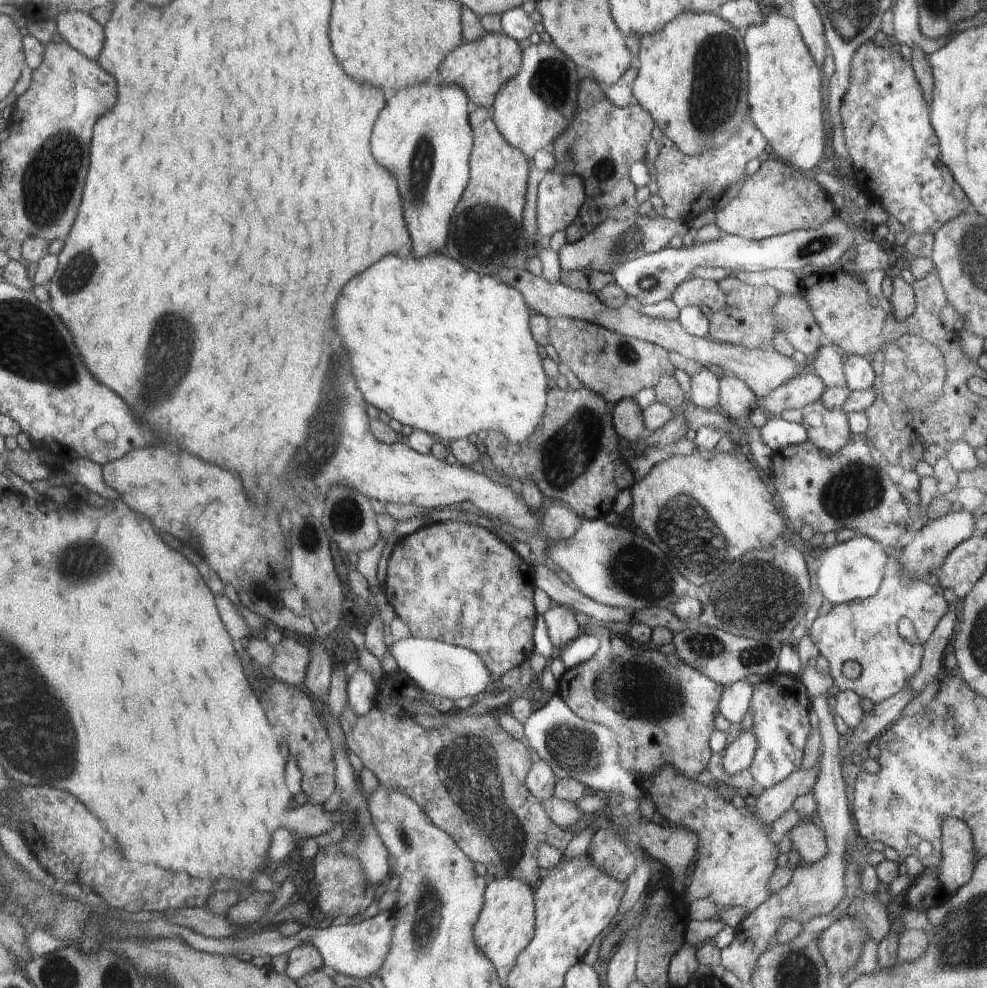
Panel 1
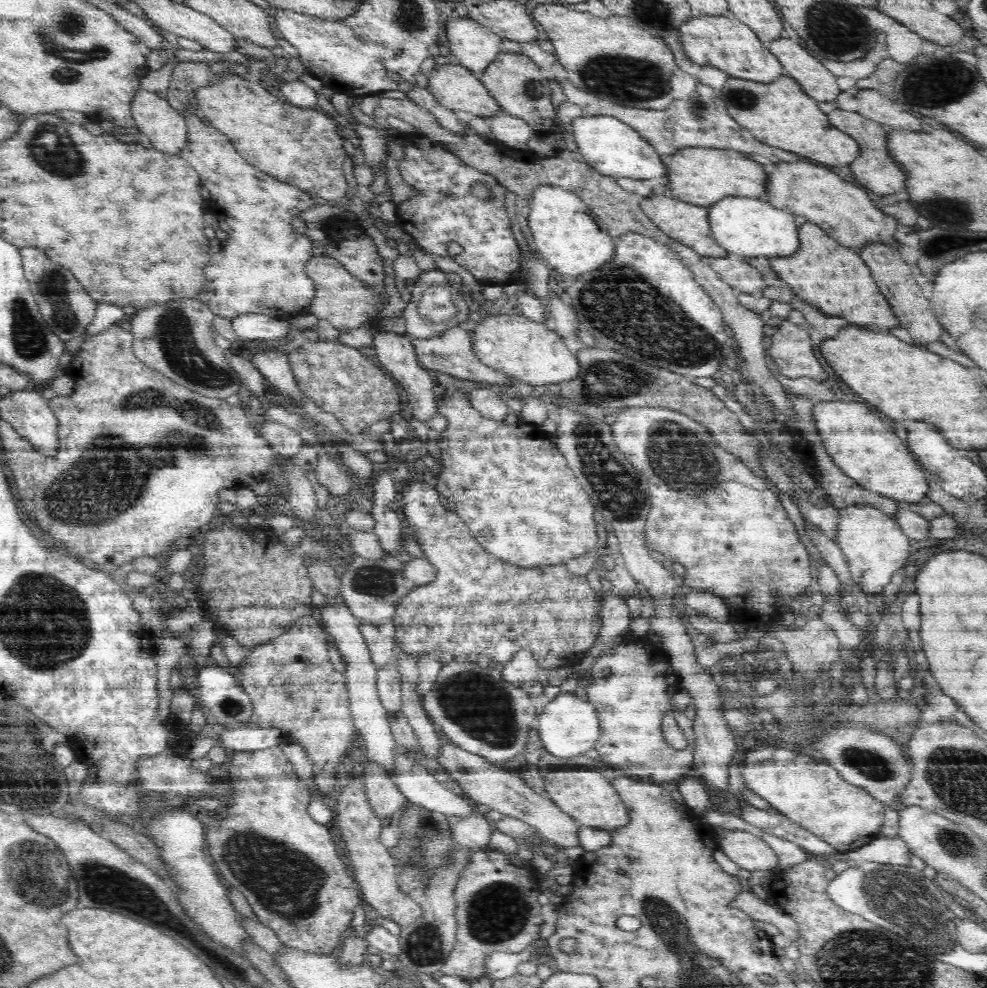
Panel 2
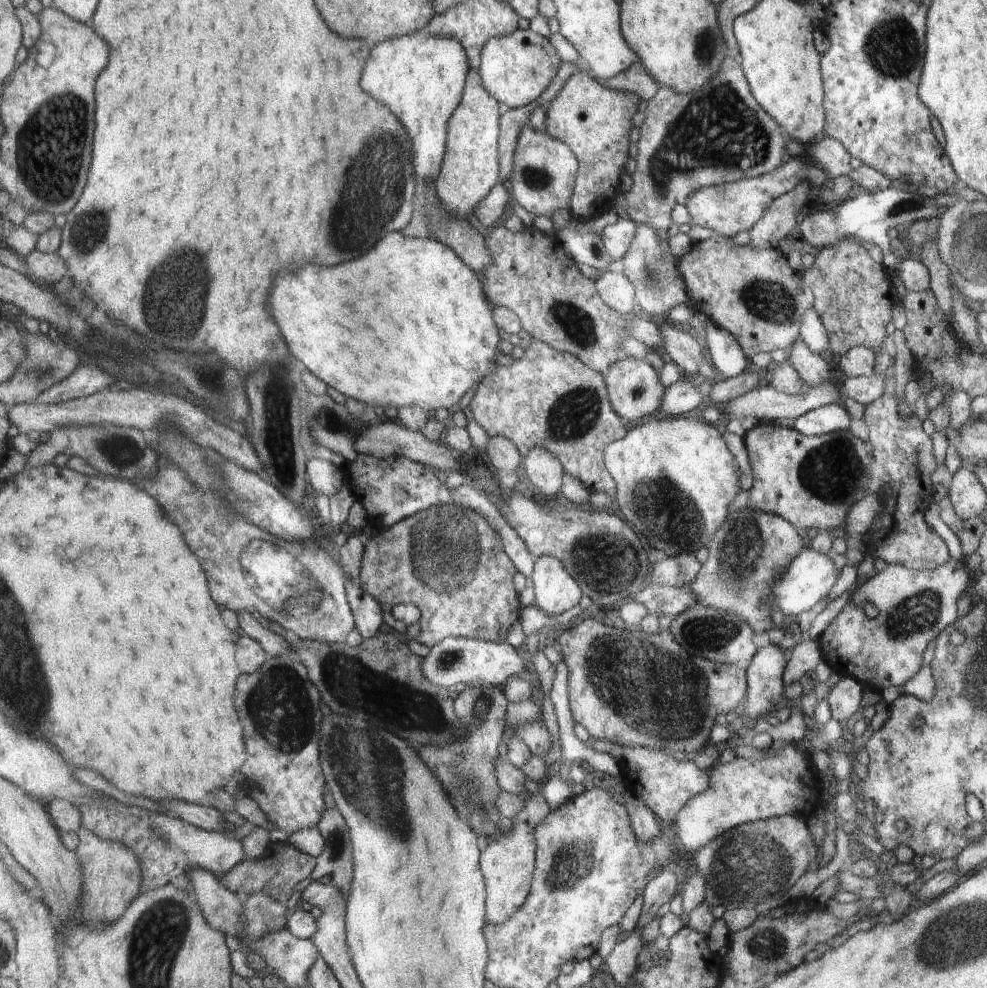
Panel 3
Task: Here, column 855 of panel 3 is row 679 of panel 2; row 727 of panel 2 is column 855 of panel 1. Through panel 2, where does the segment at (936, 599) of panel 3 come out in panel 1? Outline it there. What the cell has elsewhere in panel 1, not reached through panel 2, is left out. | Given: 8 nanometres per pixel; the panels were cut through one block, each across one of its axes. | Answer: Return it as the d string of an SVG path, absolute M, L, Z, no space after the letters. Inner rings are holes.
M894 568L884 578L878 593L866 600L834 605L829 612L811 621L808 634L820 654L828 660L833 683L841 691L852 690L875 705L886 701L888 696L898 694L906 686L908 678L919 672L926 642L938 628L939 622L947 616L946 610L948 602L944 598L942 585L910 582L904 570ZM904 617L914 624L918 637L915 644L900 638L898 622ZM848 660L854 660L862 666L862 673L856 680L850 680L842 674L842 665Z

